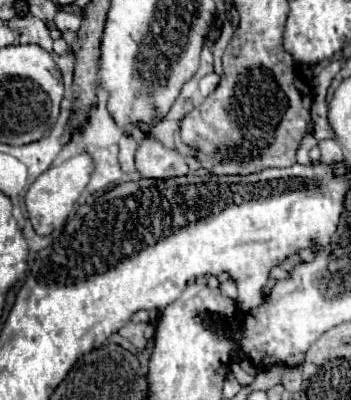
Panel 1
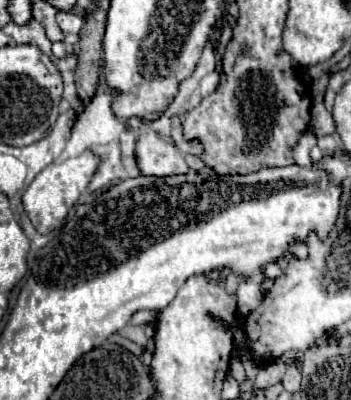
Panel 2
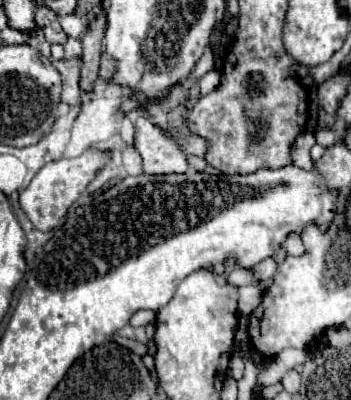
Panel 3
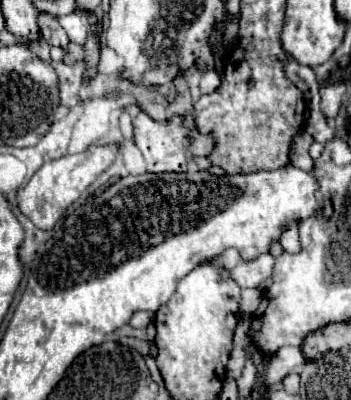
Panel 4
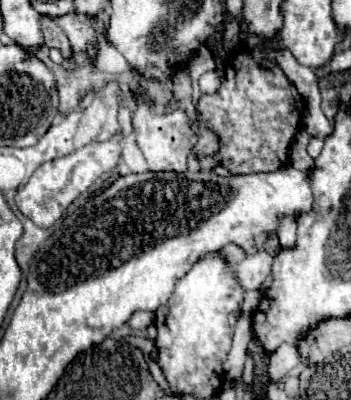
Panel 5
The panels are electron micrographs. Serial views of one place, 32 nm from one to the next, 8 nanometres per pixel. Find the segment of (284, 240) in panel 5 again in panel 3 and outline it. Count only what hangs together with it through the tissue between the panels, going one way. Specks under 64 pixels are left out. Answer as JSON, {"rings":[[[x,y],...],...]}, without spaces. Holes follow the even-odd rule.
{"rings":[[[292,233],[283,243],[283,248],[289,255],[300,256],[304,254],[305,248],[298,234]]]}

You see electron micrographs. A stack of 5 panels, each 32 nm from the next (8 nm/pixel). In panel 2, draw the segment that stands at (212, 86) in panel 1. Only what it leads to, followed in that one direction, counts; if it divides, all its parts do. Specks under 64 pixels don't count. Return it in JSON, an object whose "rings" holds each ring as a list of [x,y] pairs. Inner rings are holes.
{"rings":[[[218,72],[206,74],[206,76],[200,80],[200,94],[202,94],[202,96],[208,96],[210,92],[214,92],[216,86],[218,86],[218,80],[220,80],[220,74],[218,74]]]}

